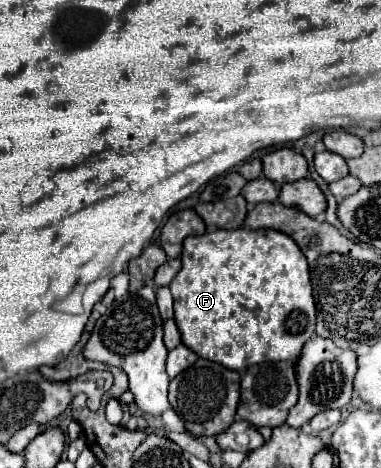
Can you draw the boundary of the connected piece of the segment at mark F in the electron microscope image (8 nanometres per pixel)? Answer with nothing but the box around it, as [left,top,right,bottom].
[170,230,316,372]

